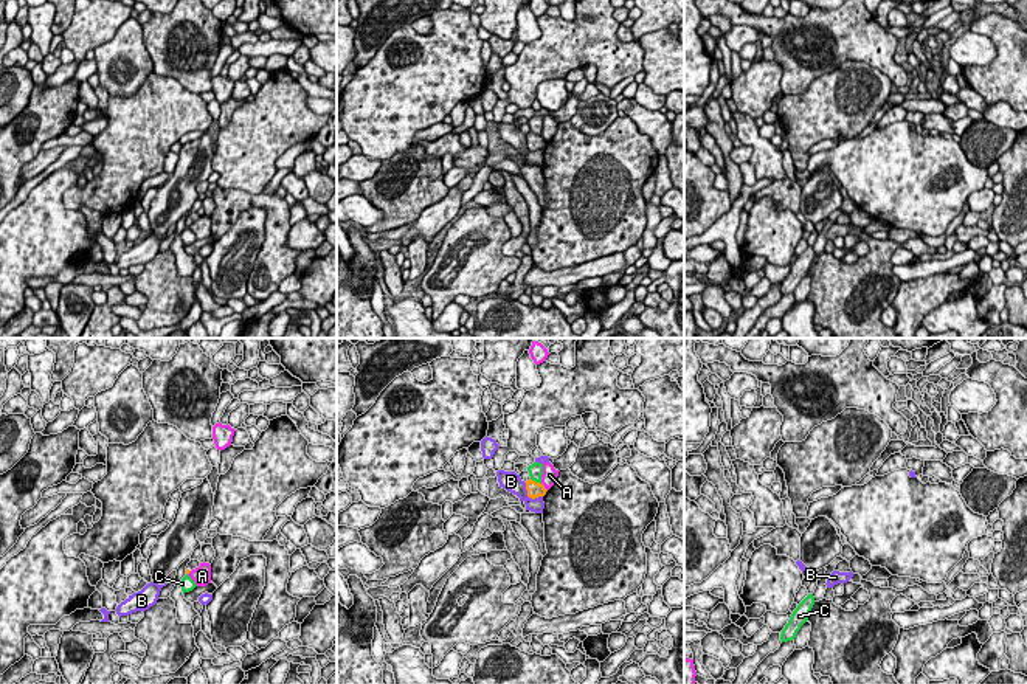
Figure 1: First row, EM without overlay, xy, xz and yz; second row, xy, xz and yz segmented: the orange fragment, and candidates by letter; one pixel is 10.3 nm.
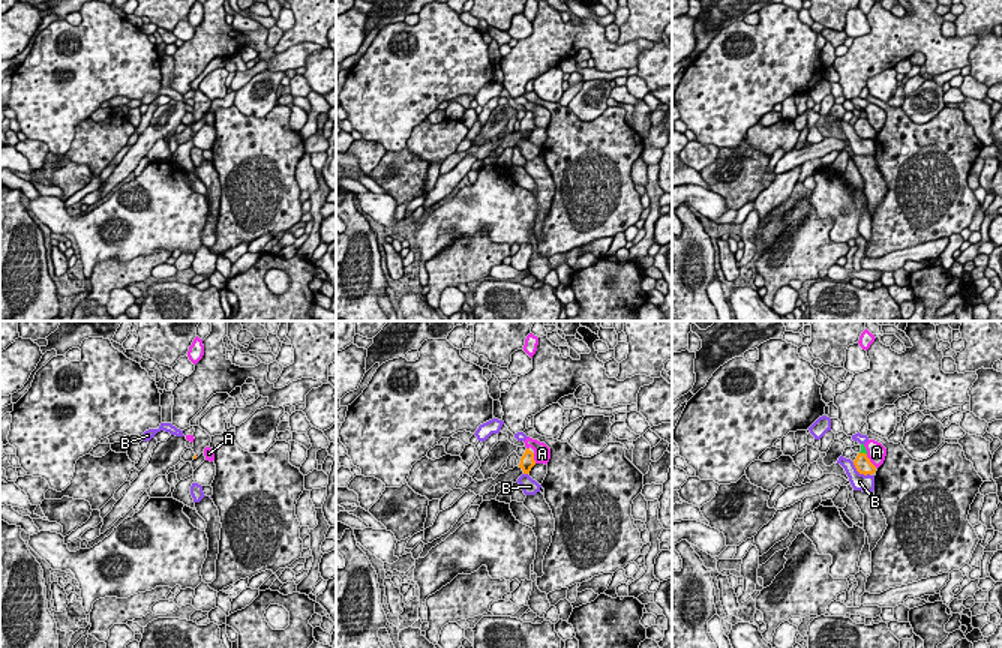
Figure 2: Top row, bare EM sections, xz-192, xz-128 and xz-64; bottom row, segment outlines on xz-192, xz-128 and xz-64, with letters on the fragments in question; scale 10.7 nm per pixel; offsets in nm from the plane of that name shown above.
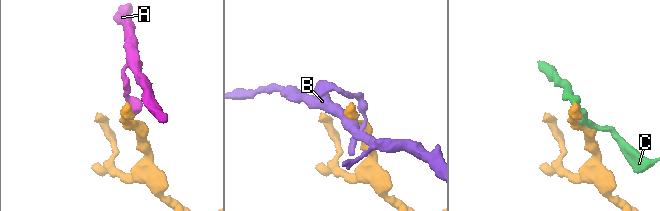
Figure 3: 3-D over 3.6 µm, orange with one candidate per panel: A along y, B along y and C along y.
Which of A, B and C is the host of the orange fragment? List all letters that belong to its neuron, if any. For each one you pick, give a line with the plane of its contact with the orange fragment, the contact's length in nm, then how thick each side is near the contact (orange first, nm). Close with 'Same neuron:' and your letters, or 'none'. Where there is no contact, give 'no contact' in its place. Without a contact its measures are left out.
Same neuron: none

